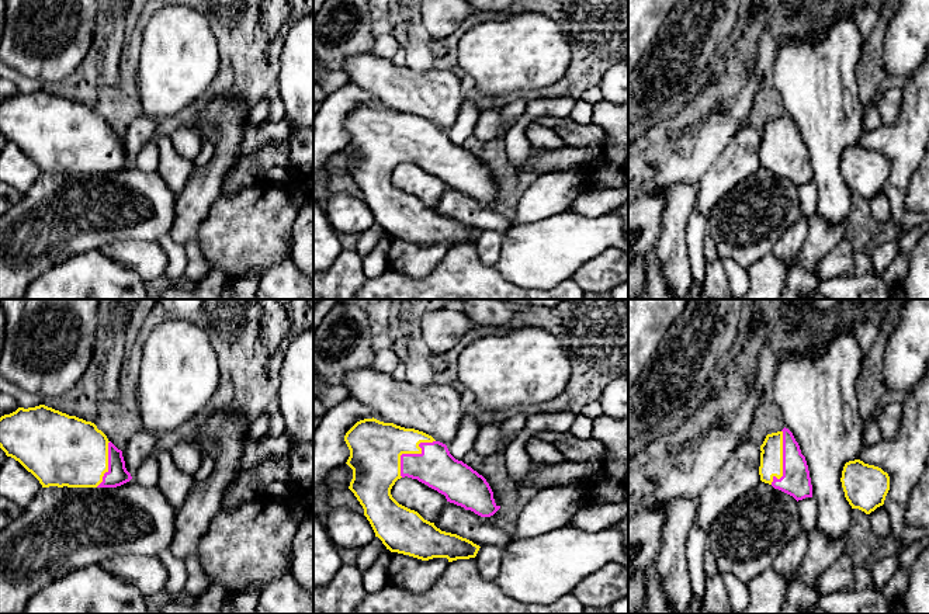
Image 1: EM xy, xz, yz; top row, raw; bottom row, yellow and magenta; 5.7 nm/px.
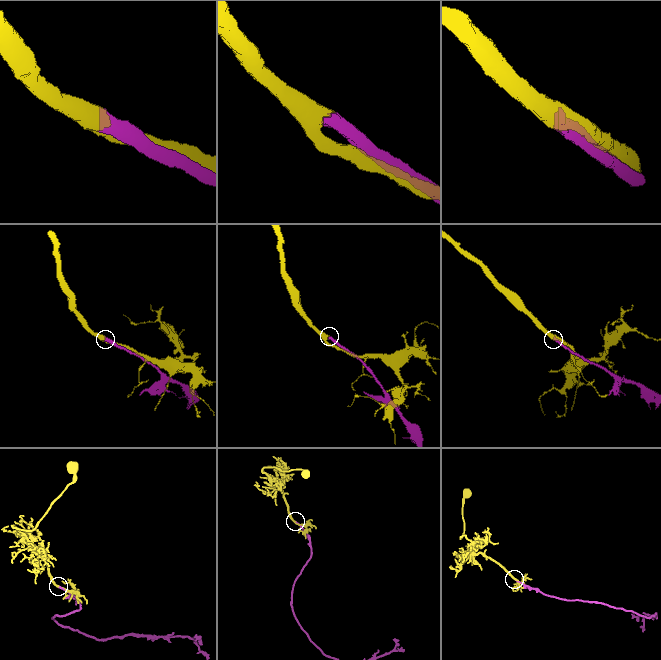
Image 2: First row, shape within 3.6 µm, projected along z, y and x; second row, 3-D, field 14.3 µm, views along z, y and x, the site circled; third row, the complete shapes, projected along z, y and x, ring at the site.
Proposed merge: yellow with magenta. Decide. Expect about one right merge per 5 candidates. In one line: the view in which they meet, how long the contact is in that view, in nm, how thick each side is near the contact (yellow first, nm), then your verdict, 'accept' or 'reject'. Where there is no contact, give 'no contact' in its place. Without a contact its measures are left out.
xz | 300 nm | 300/220 nm | accept

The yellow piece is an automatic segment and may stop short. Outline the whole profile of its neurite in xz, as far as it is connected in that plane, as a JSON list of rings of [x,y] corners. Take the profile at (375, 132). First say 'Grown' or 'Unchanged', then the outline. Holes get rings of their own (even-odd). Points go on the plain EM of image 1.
Grown. [[[377,104],[357,107],[344,121],[350,135],[347,150],[353,155],[349,174],[354,178],[364,194],[375,222],[391,237],[409,240],[422,246],[447,243],[475,243],[479,230],[457,219],[441,216],[424,205],[417,197],[399,190],[391,180],[391,174],[401,163],[412,163],[444,180],[447,187],[471,195],[481,202],[493,201],[500,191],[495,188],[493,177],[486,164],[462,146],[455,145],[446,129],[431,121],[415,115],[384,108]]]

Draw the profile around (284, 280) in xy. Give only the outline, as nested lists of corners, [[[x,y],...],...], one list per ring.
[[[285,257],[266,270],[254,299],[313,299],[313,280],[308,278],[294,257]]]

